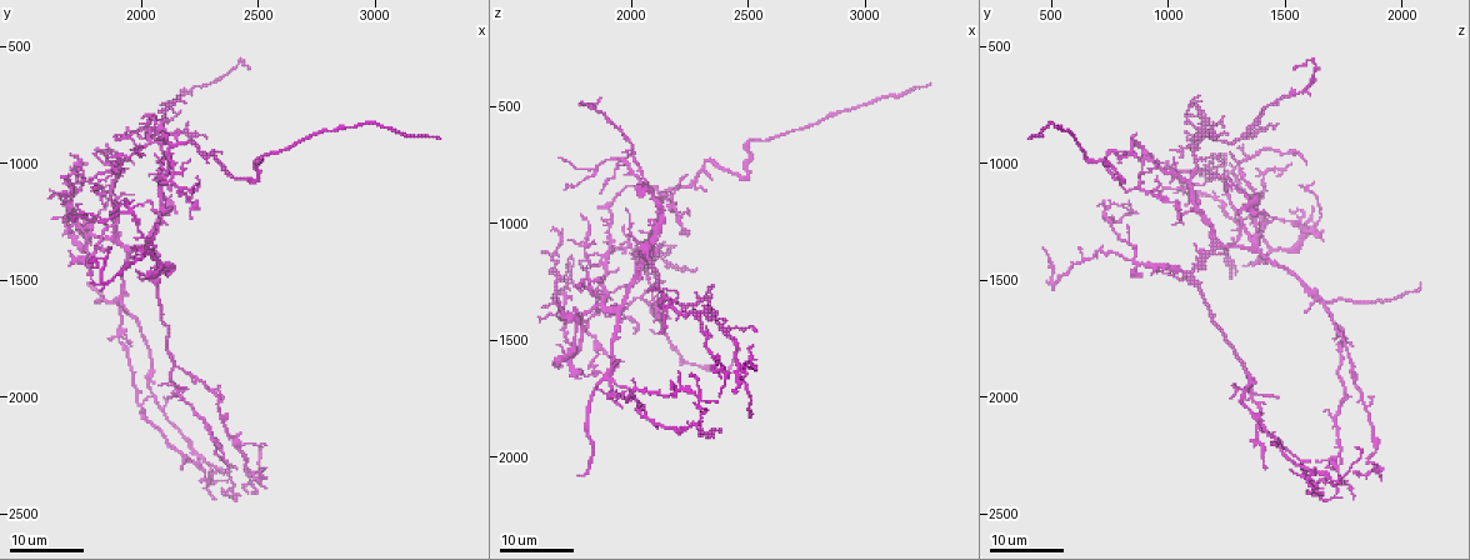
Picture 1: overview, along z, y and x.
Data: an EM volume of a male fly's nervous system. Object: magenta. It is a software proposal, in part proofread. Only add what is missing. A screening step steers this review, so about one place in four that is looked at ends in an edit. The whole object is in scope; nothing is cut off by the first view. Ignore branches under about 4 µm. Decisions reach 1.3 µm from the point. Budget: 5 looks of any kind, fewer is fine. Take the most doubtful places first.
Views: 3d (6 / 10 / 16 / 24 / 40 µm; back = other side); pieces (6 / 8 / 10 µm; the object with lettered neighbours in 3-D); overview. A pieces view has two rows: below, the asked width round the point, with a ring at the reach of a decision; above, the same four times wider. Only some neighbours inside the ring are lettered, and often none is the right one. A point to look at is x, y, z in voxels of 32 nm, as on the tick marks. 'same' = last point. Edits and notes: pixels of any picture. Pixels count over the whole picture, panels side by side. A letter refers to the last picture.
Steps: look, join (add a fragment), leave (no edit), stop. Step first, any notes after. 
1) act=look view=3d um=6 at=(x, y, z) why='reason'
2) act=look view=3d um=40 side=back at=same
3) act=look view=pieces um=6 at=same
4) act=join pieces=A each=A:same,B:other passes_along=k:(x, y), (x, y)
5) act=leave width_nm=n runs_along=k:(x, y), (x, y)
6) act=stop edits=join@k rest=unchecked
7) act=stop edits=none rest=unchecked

act=look view=3d um=24 at=(1780, 1520, 2070) why='free end'

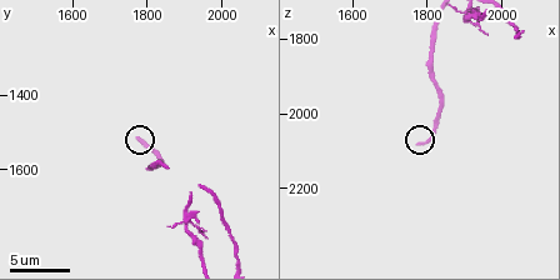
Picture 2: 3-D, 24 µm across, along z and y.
act=look view=pieces um=8 at=(1780, 1520, 2080)

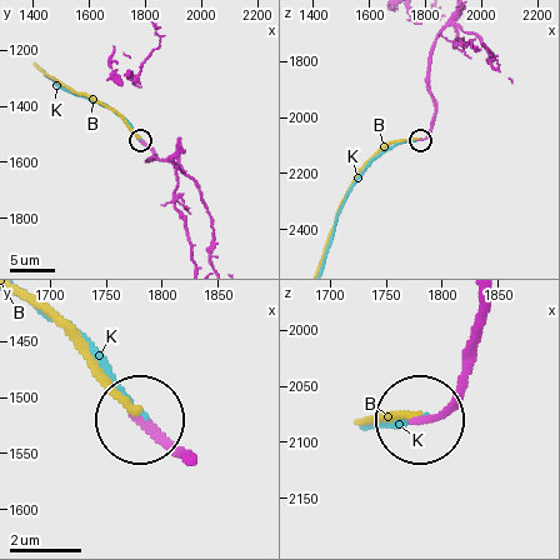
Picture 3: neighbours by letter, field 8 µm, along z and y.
act=leave each=B:other,K:other found='none of them fits'

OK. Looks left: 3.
act=look view=3d um=16 at=(2530, 2310, 1620) why='thin end'

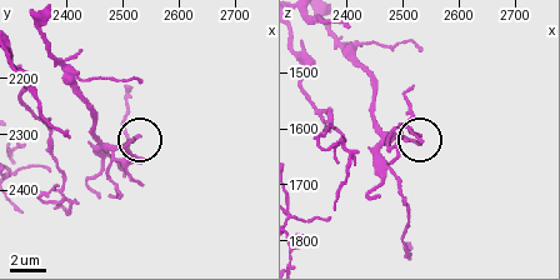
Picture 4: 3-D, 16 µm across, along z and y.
act=look view=3d um=6 at=same

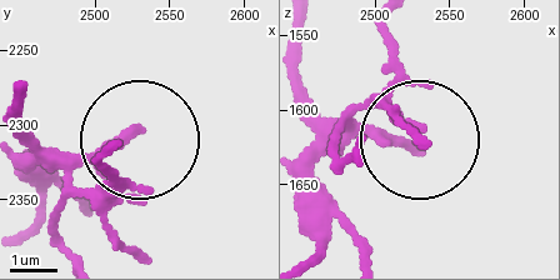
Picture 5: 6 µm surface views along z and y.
act=look view=pieces um=8 at=same

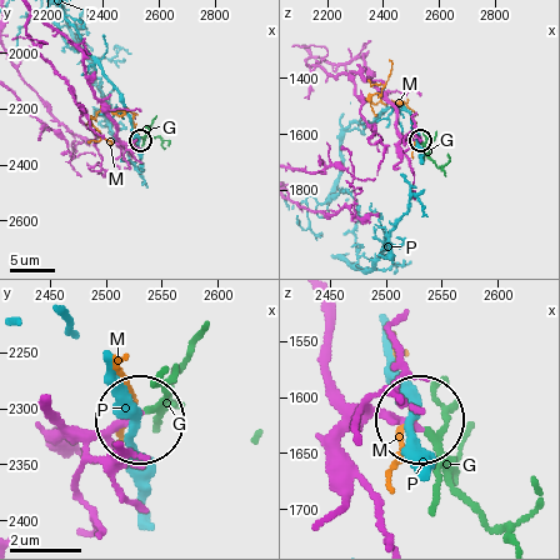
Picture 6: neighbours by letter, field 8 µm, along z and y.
act=join pieces=G each=G:same,M:other,P:other passes_along=6:(328, 373), (418, 421), (489, 520), (525, 514), (534, 480) found='the cell continues'

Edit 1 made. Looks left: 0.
act=stop edits=join@6 rest=unchecked

